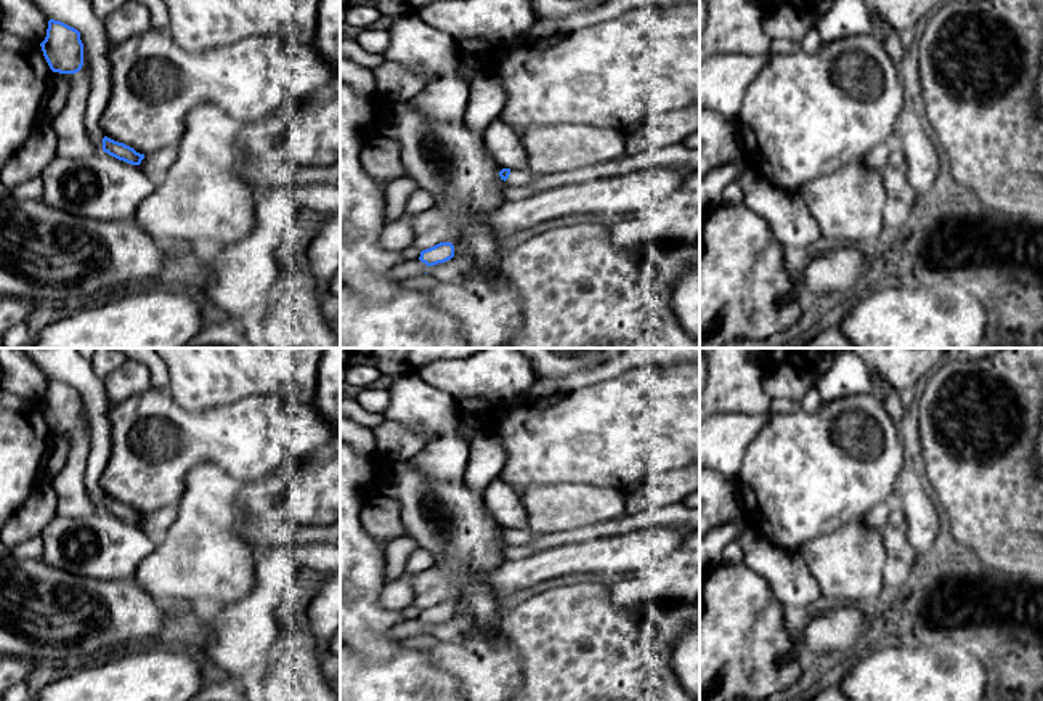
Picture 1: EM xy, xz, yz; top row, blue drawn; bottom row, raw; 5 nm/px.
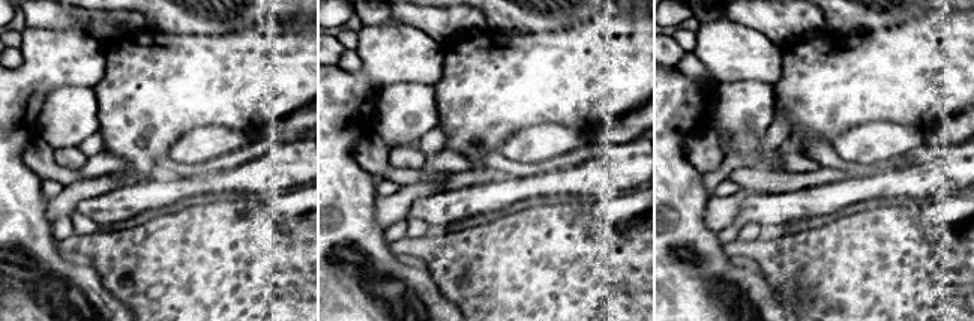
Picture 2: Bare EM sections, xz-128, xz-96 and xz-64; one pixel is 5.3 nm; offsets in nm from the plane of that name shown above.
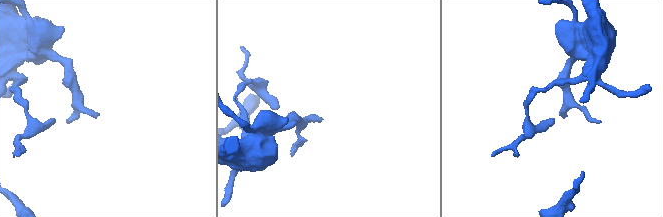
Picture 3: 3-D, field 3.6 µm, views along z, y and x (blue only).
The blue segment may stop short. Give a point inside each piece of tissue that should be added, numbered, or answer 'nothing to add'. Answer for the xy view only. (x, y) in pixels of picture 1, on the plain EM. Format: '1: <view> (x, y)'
nothing to add

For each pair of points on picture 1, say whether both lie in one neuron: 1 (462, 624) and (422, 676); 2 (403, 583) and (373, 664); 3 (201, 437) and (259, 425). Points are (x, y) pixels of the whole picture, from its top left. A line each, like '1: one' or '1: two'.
1: two
2: two
3: one

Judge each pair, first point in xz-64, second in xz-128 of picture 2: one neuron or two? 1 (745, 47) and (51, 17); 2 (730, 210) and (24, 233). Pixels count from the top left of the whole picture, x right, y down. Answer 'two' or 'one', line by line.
1: two
2: two

